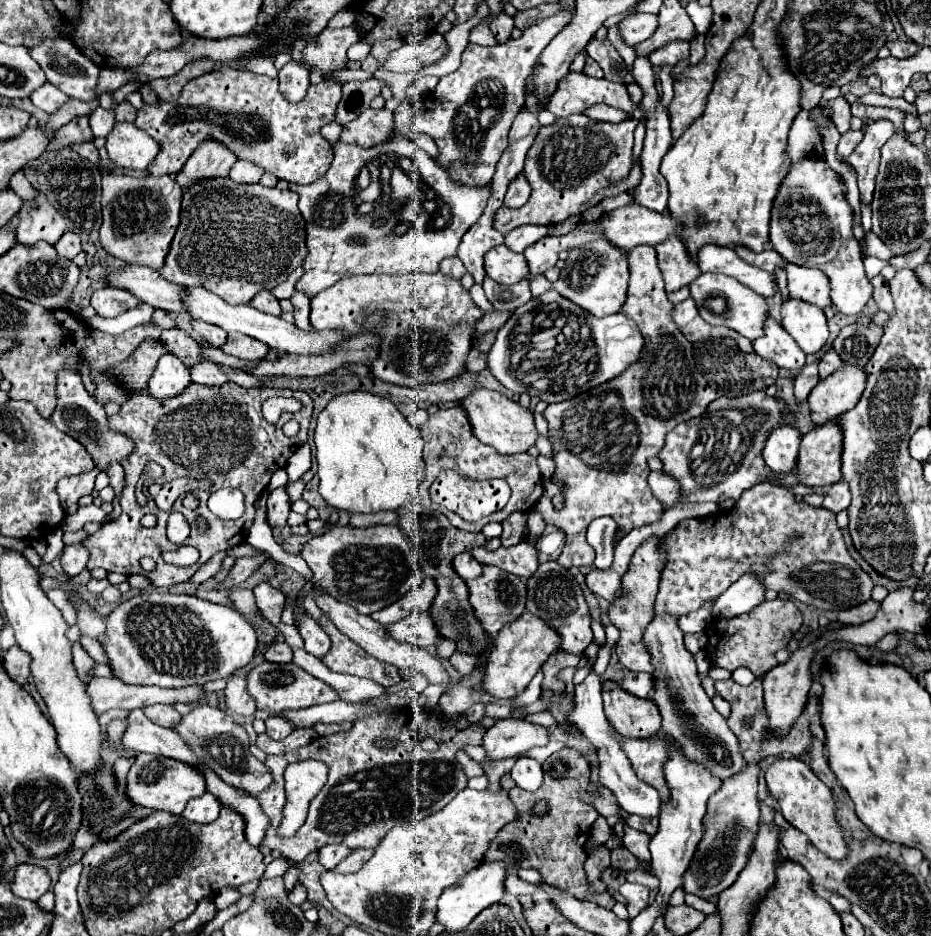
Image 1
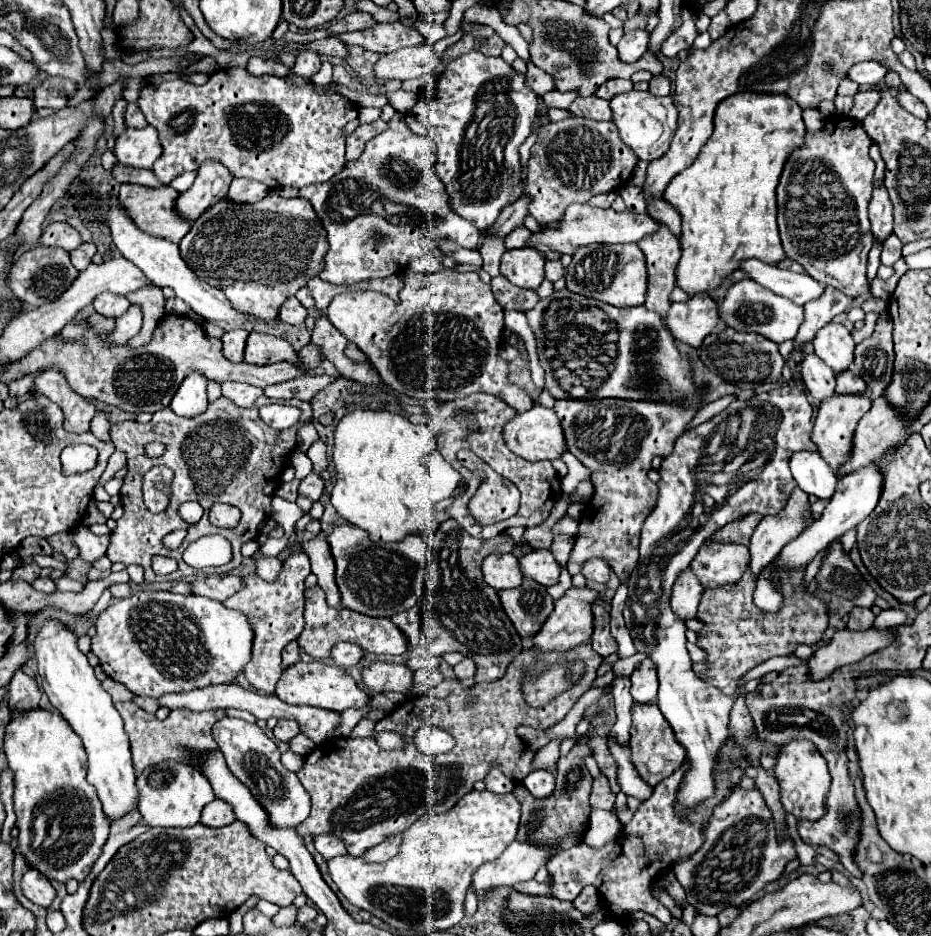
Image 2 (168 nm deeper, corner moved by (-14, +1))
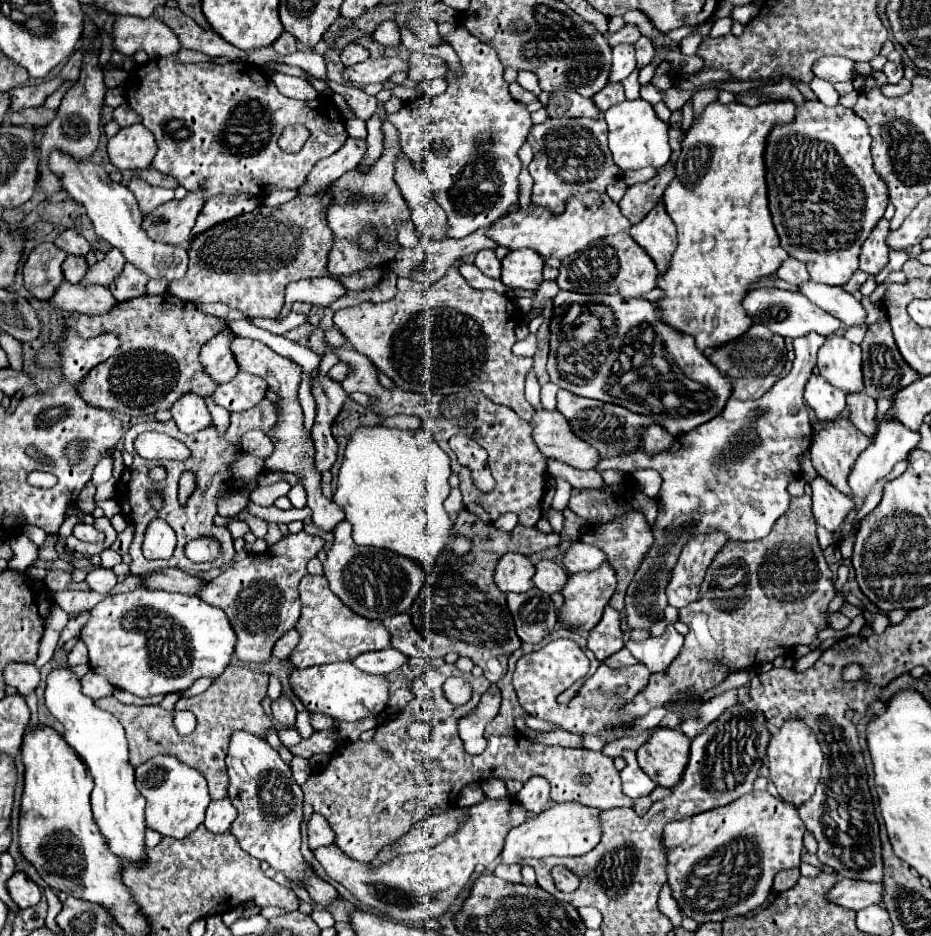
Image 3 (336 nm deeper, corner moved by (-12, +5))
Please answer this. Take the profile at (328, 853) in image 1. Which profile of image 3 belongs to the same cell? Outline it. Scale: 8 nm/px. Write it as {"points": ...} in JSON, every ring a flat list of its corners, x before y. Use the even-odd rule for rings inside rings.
{"points":[[312,814,310,822,308,822,308,844,312,850,316,850,320,846,334,844,332,828,328,826,328,822,320,814]]}

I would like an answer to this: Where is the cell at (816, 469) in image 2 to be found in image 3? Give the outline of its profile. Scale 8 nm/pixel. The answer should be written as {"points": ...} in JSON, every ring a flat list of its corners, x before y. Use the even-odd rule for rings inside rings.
{"points":[[816,476,808,484,812,488,812,512,816,516,816,522,830,532,842,530,844,536,848,536,854,530,852,524,844,524,846,514,852,510,852,502,848,502,848,496,834,488,822,476]]}

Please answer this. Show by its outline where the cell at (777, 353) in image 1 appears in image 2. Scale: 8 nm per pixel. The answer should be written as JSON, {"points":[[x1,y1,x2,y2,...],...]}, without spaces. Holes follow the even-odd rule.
{"points":[[808,354,802,362,802,380,808,388,808,392,818,400,826,400,836,394,836,374,820,362,816,354]]}

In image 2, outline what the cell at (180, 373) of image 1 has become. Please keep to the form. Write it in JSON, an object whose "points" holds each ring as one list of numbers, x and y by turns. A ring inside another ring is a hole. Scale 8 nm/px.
{"points":[[188,374,176,396,170,402,174,414,182,418,194,418,206,410,206,378,202,374]]}

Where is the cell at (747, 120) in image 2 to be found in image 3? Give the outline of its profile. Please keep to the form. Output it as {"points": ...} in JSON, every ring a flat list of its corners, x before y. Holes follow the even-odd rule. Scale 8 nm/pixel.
{"points":[[792,100,762,102,758,106,712,102,692,124,682,144,676,178,668,184,662,198,666,212,678,228,678,248,672,254,668,272,658,280,658,286,666,290,666,296,656,304,664,310,664,322,694,336,700,352,720,346,720,342,728,342,728,338,738,338,748,330,752,320,744,314,740,302,750,290,750,282,770,276,788,258,786,250,780,246,768,208,764,150,772,126,784,126,792,122,794,116,796,106]]}

